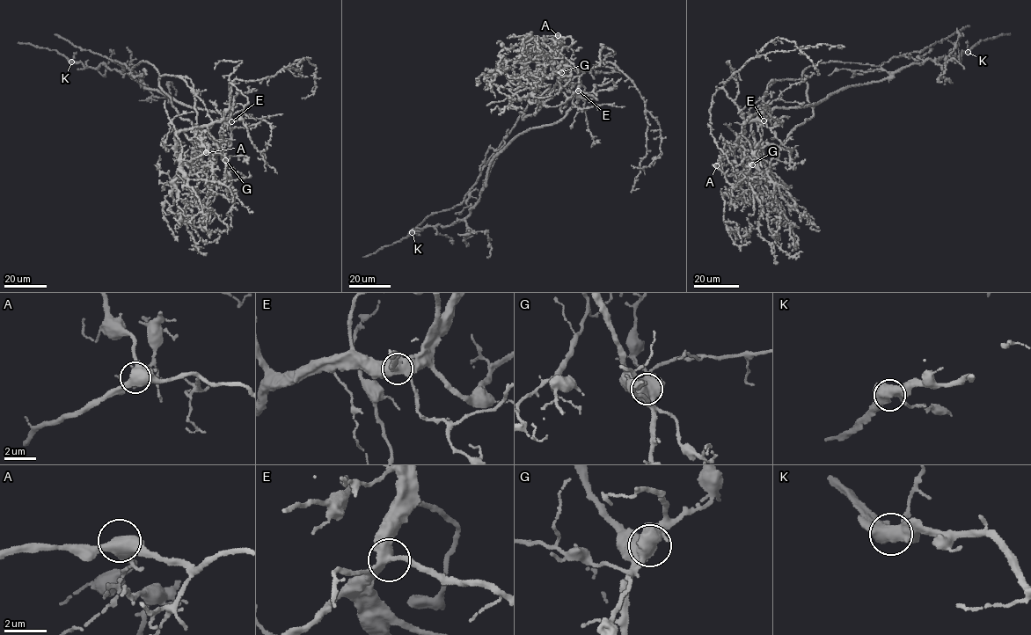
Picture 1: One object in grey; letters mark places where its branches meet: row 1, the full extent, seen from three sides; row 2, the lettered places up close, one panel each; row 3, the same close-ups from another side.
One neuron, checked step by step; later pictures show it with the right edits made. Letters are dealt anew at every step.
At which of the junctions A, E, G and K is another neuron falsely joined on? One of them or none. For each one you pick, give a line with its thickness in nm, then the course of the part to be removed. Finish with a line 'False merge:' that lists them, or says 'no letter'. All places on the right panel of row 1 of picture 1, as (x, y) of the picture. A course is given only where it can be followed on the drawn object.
G: 600 nm thick; foreign part runs (752, 164), (751, 118), (768, 88), (802, 80), (813, 114), (757, 190), (784, 209), (796, 248), (795, 236)
False merge: G

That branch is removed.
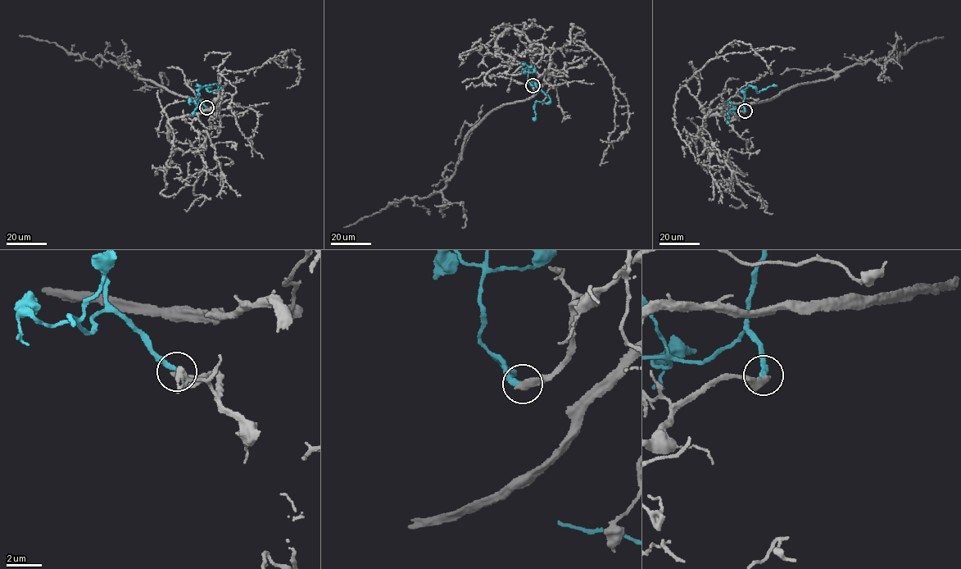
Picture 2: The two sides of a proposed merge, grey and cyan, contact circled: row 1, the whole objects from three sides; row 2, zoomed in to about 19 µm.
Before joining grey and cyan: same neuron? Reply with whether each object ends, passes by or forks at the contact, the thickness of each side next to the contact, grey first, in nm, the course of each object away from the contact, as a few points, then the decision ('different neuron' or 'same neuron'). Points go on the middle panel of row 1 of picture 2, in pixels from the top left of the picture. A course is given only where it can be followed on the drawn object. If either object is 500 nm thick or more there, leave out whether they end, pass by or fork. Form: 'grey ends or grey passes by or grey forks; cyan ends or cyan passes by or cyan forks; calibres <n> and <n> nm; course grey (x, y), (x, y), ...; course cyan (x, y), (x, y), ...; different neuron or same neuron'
grey ends; cyan ends; calibres 440 and 280 nm; course grey (532, 85), (546, 72), (534, 95), (500, 105), (473, 127), (440, 190), (389, 202), (343, 227); course cyan (532, 85), (549, 97), (550, 101), (547, 103), (537, 101), (534, 120); different neuron

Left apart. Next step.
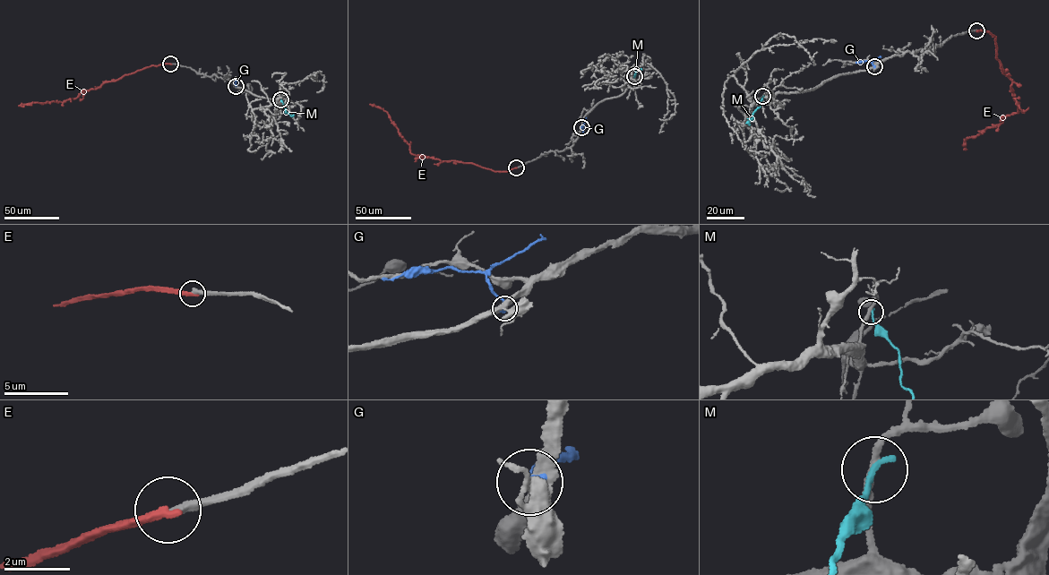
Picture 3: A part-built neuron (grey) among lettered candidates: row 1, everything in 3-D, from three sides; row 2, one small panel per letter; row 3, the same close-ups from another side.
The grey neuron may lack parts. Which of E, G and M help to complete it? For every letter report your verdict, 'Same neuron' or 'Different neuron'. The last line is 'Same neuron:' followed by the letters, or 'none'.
E: Different neuron
G: Different neuron
M: Different neuron
Same neuron: none

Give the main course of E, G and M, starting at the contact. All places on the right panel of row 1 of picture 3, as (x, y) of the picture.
E: (976, 30), (995, 36), (996, 58), (1012, 81), (1018, 108), (1000, 124), (966, 139), (964, 150)
G: (874, 66), (870, 61), (855, 63)
M: (762, 96), (749, 124), (747, 122)

